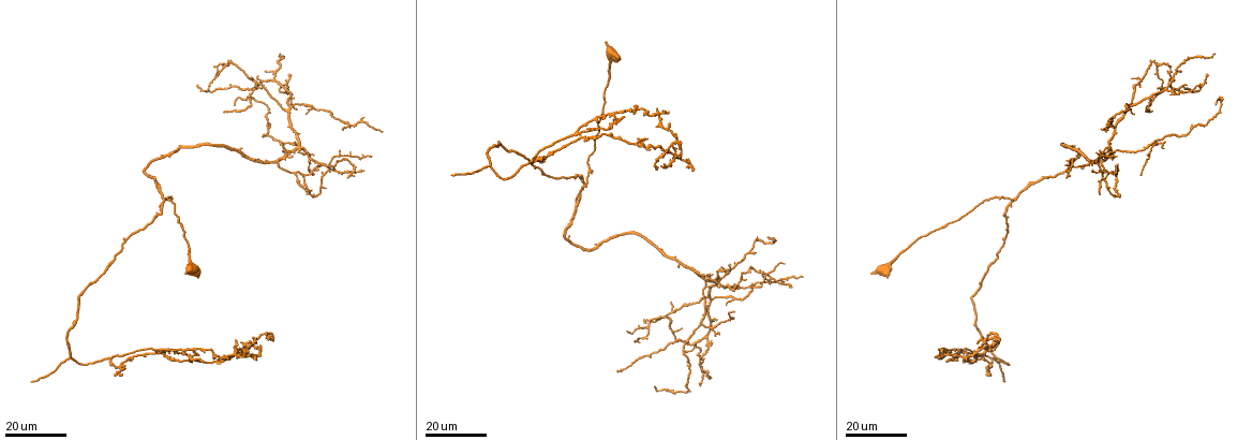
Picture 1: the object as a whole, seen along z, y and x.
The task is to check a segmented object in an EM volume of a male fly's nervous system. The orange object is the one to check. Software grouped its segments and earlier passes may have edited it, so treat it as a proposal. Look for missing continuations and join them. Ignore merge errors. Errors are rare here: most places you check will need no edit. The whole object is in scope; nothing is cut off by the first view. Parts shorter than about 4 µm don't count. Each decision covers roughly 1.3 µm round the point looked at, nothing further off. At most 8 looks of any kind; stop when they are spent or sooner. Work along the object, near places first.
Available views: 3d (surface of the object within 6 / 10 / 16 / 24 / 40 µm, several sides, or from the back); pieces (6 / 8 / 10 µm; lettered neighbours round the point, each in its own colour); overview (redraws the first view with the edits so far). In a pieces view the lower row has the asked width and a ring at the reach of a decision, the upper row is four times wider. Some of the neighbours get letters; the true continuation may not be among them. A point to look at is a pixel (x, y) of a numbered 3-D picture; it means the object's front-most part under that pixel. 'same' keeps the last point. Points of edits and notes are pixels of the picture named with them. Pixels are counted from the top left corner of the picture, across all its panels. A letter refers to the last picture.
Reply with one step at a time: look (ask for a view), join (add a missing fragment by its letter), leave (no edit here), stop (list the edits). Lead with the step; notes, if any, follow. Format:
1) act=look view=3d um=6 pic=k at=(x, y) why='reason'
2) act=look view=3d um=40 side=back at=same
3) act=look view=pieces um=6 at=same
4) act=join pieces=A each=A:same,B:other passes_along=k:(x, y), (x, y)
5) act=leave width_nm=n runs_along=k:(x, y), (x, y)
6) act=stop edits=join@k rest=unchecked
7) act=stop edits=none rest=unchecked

act=look view=3d um=16 pic=1 at=(233, 104) why='long arm stops here'

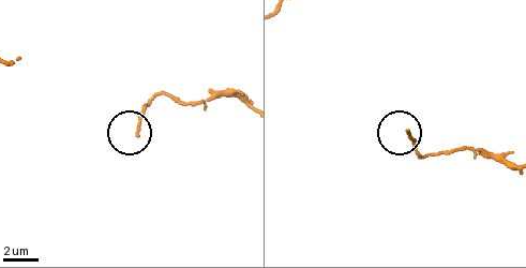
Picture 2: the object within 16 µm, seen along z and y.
act=look view=pieces um=8 pic=2 at=(138, 131)

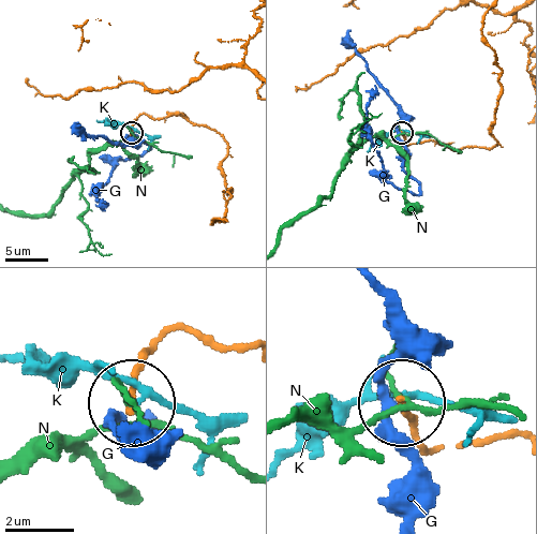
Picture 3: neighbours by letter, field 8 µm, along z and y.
act=leave each=G:other,K:other,N:other runs_along=3:(428, 446), (402, 403) found='none of them fits'

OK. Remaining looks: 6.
act=look view=3d um=24 pic=1 at=(993, 351) why='long arm stops here'

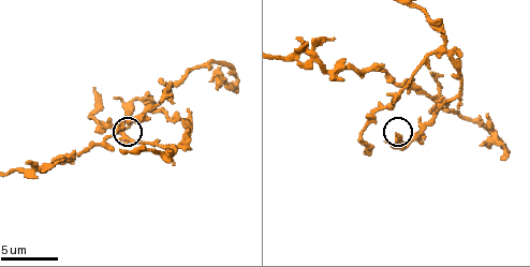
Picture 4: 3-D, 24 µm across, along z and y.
act=look view=pieces um=8 pic=4 at=(128, 128) why='what lies round it'

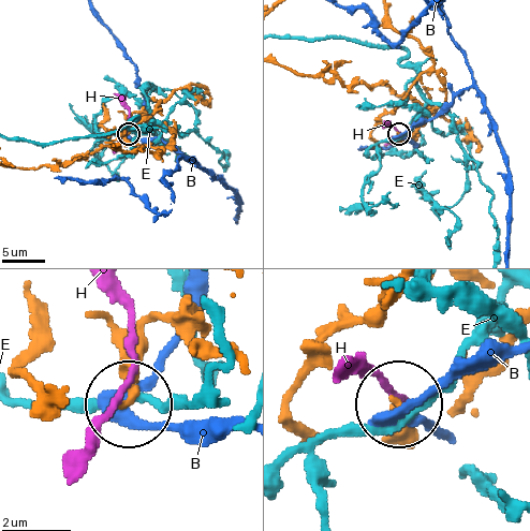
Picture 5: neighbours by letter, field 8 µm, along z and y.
act=leave each=B:other,E:other,H:other found='none of them fits'

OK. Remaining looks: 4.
act=look view=3d um=10 pic=4 at=(486, 118) why='free end'

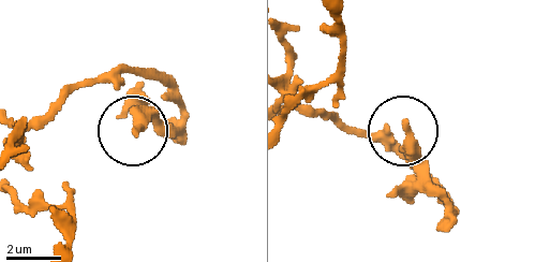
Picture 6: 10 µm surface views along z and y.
act=look view=pieces um=10 pic=6 at=(405, 126) why='see the neighbours'

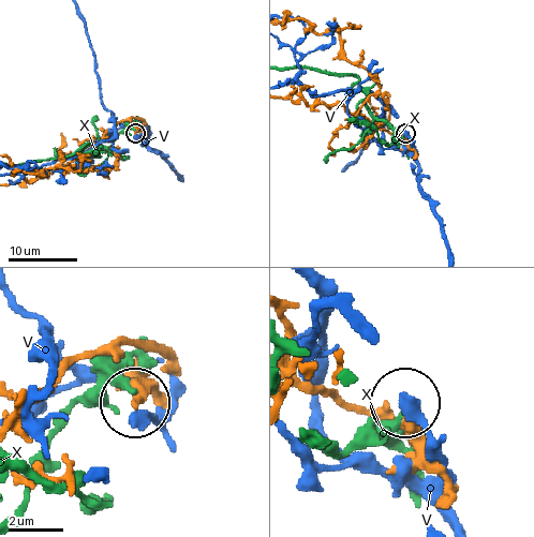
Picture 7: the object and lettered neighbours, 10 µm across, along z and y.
act=leave width_nm=250 each=V:other,X:other found='none of them fits'

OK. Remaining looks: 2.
act=look view=3d um=16 pic=1 at=(947, 362) why='branch stops here'

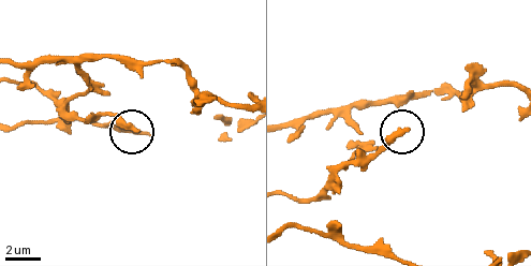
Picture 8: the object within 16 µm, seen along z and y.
act=look view=pieces um=10 pic=8 at=(408, 131)

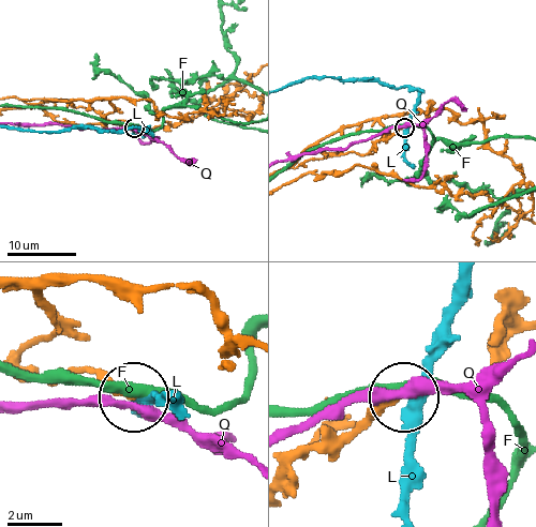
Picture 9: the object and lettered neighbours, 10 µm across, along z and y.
act=leave each=F:other,L:other,Q:other runs_along=9:(303, 165), (313, 159), (347, 152), (367, 153), (404, 128) found='none of them fits'

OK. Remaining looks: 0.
act=stop edits=none rest=unchecked

